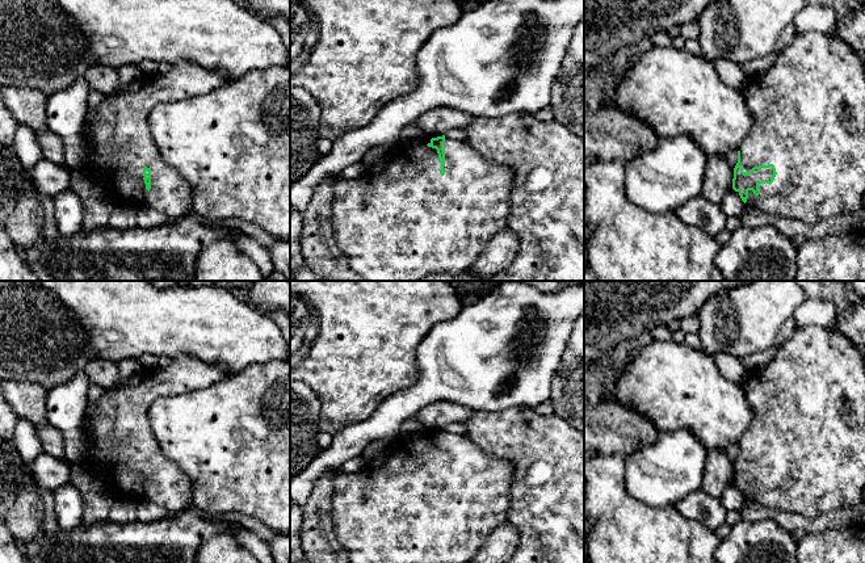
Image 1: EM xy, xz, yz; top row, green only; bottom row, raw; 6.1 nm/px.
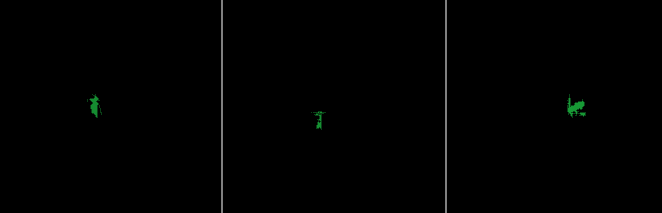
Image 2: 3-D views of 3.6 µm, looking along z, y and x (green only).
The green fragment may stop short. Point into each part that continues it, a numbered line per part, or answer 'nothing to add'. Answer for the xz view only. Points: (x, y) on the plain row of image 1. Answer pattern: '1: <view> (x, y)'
1: xz (407, 511)

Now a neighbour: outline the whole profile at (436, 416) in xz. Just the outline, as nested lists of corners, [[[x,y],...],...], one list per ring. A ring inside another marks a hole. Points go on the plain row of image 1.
[[[438,400],[425,406],[416,413],[420,424],[427,432],[437,432],[445,429],[452,423],[465,423],[473,411],[454,402]]]

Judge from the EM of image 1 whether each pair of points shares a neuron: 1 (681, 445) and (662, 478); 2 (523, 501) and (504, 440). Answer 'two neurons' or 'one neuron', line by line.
1: one neuron
2: one neuron

